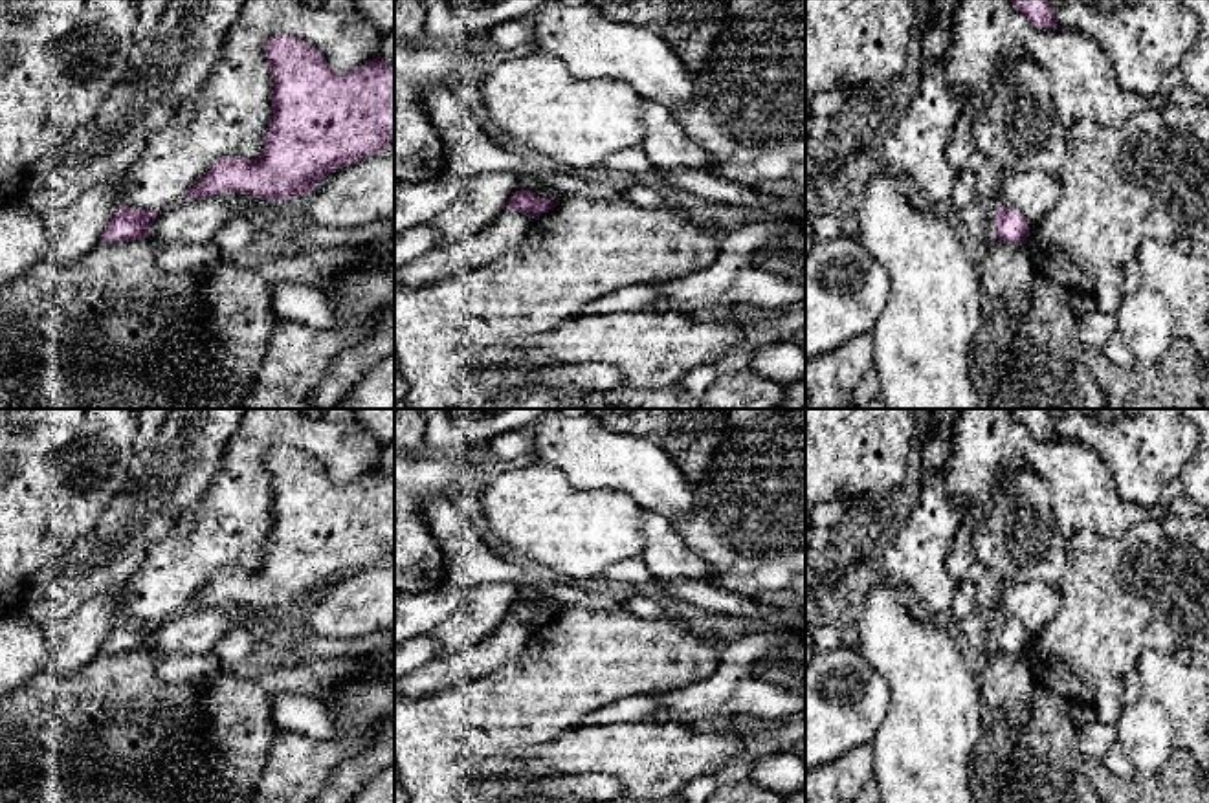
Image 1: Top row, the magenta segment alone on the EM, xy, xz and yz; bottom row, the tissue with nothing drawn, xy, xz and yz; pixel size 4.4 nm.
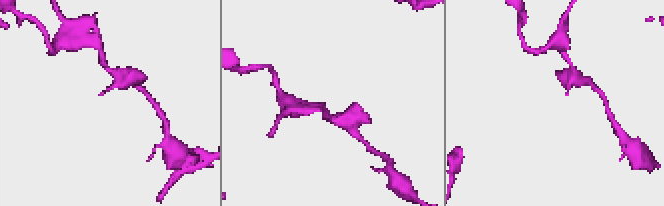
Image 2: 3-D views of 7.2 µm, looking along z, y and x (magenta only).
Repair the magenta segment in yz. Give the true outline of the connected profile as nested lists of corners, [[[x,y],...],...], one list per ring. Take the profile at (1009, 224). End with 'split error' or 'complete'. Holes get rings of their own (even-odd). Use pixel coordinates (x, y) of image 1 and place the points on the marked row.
[[[1015,207],[996,209],[993,238],[1022,246],[1027,233],[1029,233],[1027,222],[1018,209]]]; complete

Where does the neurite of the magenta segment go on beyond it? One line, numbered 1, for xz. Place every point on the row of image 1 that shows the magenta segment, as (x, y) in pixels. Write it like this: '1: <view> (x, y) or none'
1: none

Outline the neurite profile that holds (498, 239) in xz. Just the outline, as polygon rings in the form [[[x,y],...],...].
[[[517,211],[501,213],[477,235],[451,246],[442,246],[394,273],[394,282],[404,288],[446,282],[462,271],[492,264],[516,249],[530,229],[534,218]]]

